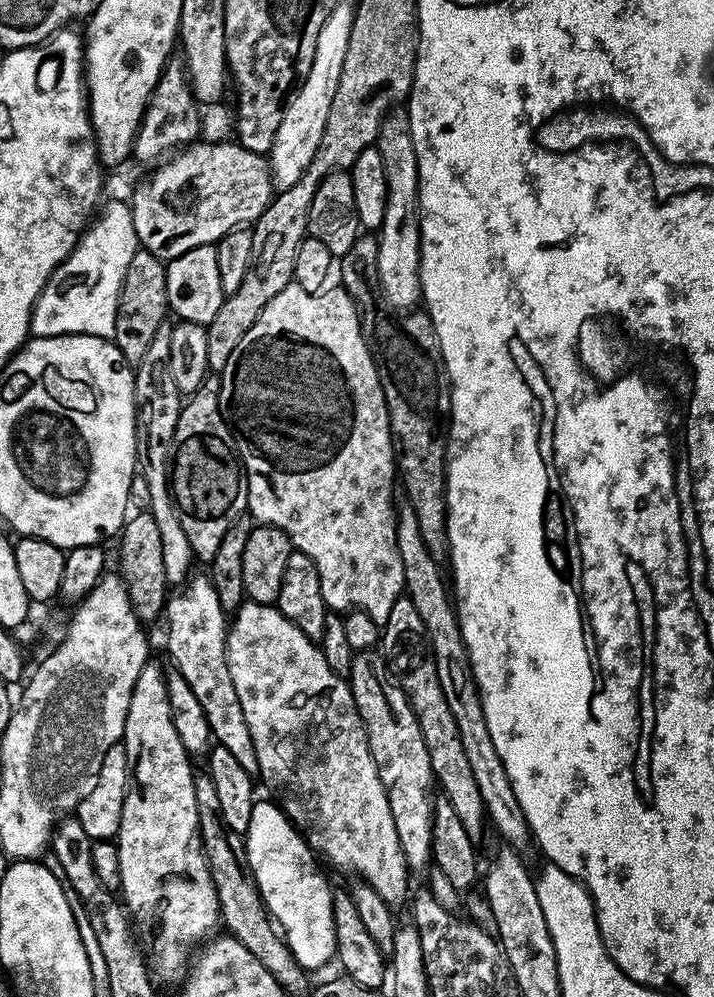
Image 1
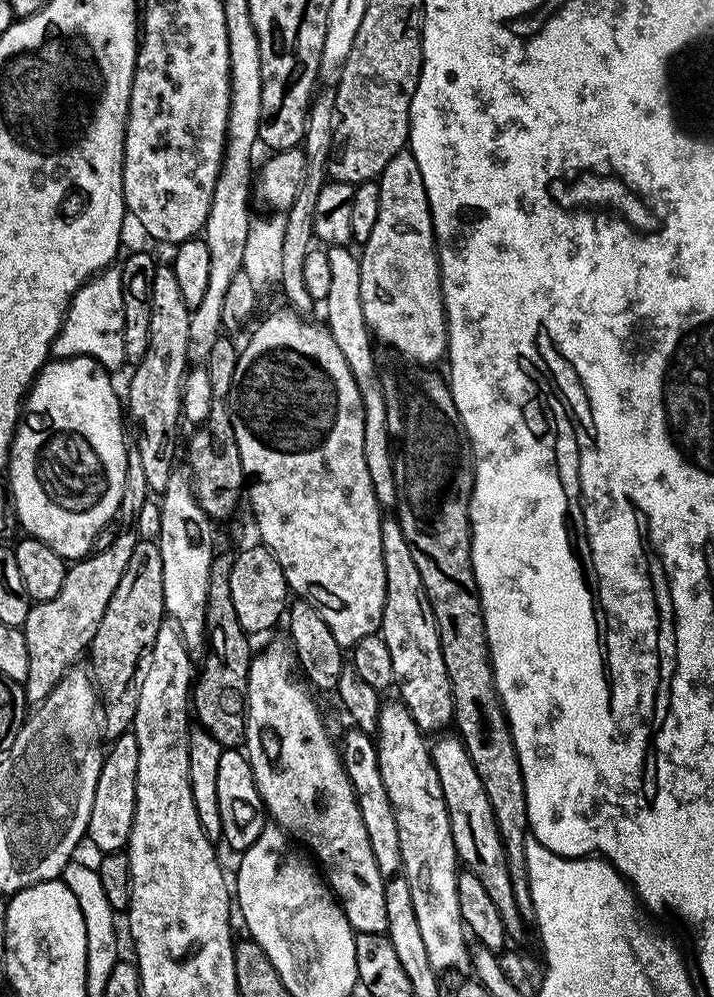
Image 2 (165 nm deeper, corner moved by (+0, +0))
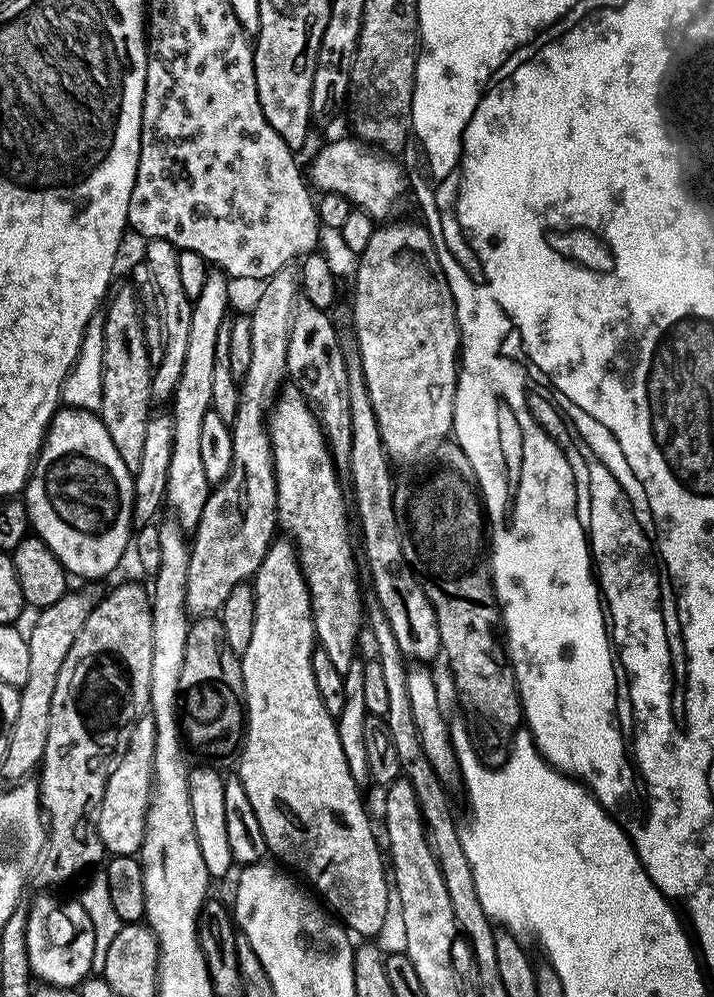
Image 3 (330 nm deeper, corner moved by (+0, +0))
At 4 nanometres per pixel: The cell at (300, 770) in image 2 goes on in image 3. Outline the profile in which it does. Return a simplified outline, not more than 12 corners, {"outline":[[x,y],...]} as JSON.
{"outline":[[291,539],[254,577],[238,775],[262,838],[349,933],[390,876],[314,686]]}

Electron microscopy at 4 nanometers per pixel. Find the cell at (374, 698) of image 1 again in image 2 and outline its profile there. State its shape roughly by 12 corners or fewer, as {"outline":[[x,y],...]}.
{"outline":[[380,706],[378,766],[430,966],[470,956],[429,741]]}

